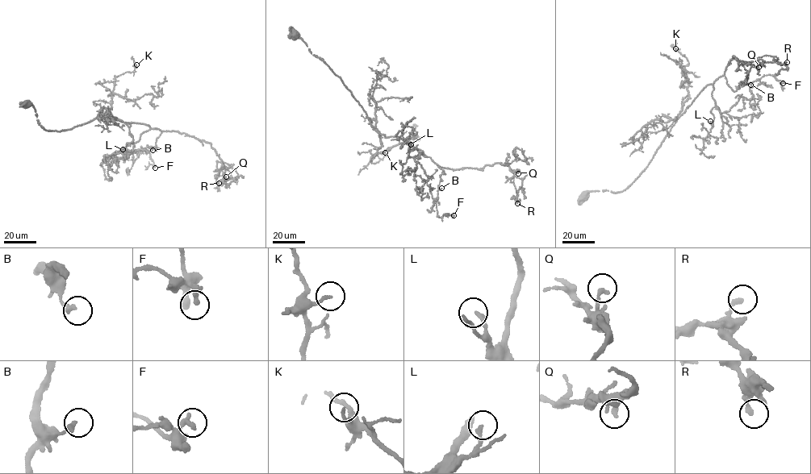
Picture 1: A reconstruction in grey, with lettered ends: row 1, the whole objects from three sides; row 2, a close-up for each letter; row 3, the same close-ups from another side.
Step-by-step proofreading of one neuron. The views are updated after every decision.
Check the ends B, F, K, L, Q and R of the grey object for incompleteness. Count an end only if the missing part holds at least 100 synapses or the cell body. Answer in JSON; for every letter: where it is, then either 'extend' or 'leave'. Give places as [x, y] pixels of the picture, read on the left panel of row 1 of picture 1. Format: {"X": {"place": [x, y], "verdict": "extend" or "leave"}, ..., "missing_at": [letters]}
{"B": {"place": [152, 150], "verdict": "leave"}, "F": {"place": [155, 168], "verdict": "leave"}, "K": {"place": [136, 64], "verdict": "leave"}, "L": {"place": [123, 149], "verdict": "leave"}, "Q": {"place": [226, 176], "verdict": "leave"}, "R": {"place": [219, 183], "verdict": "leave"}, "missing_at": []}

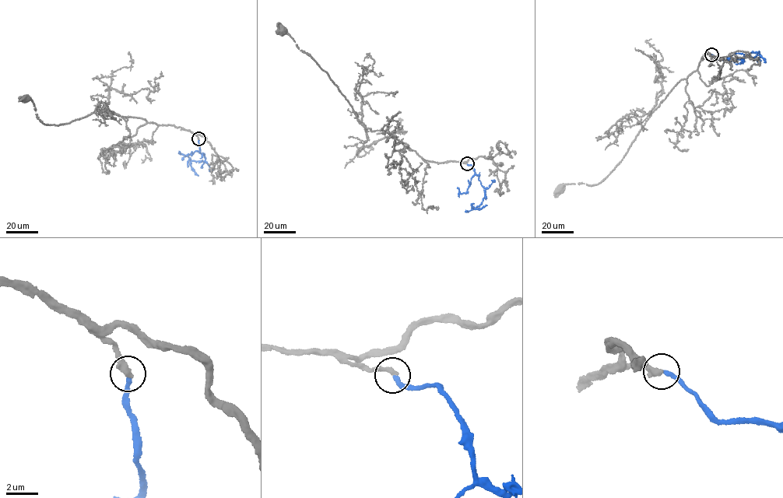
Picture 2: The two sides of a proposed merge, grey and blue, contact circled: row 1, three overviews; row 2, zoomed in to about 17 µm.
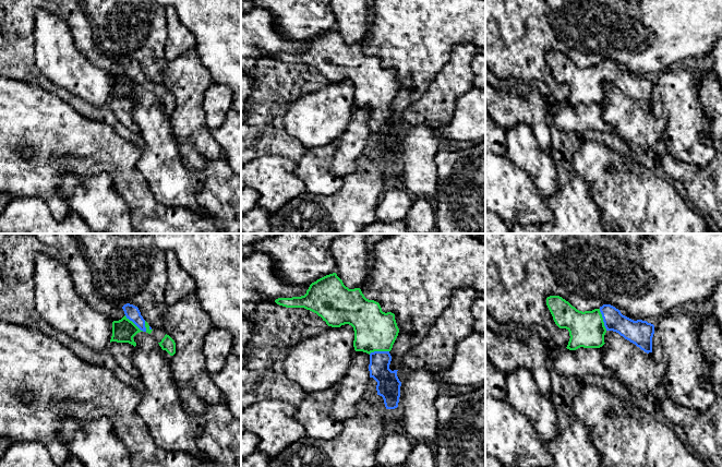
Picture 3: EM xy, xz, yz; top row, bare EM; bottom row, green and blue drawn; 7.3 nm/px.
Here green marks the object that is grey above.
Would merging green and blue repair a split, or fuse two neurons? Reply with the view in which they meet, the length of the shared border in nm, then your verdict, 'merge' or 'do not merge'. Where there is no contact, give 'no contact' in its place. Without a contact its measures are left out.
meets green in yz; contact 170 nm long; merge

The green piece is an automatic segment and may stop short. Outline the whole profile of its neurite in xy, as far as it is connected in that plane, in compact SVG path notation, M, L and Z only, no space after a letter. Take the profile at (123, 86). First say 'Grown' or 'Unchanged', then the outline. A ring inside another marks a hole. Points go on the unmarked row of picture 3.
Grown. M127 59L122 62L124 72L119 76L112 77L111 97L129 98L136 101L133 93L140 87L152 88L152 83L143 74L137 62Z

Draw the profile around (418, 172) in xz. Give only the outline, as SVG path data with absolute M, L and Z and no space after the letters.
M408 124L408 131L400 142L399 183L417 199L426 199L435 204L437 188L437 167L435 156L442 142L437 137L437 132L426 124Z

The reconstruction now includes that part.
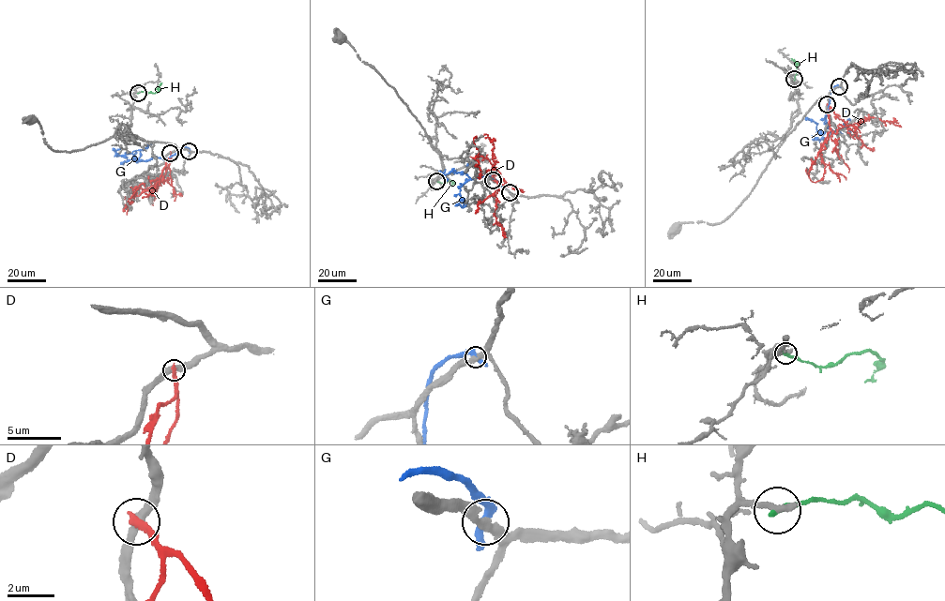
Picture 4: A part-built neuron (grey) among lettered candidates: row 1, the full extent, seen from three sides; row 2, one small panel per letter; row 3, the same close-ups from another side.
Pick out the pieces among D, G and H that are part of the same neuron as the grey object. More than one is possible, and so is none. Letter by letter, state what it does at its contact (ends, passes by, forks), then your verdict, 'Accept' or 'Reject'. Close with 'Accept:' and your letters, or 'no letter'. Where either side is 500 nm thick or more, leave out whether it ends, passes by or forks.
D: It ends there. Reject
G: It passes by. Reject
H: It ends there. Reject
Accept: no letter

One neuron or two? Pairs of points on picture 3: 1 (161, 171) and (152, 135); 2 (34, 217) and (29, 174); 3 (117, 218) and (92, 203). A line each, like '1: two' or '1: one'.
1: one
2: two
3: one

